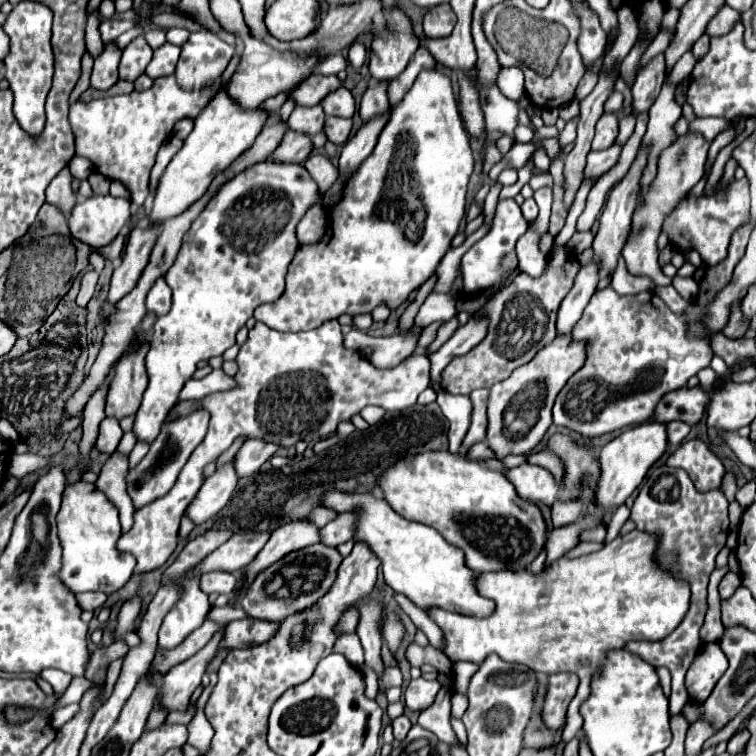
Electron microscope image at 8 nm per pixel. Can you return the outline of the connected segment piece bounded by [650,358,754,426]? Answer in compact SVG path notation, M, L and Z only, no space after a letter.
M744 358L744 360L736 362L734 366L728 368L728 376L718 376L716 384L708 390L704 390L698 384L694 388L680 388L680 390L668 392L656 406L656 412L650 416L650 422L666 424L670 420L684 420L688 426L696 426L700 422L700 418L704 416L708 404L712 402L714 392L720 390L724 384L728 384L732 374L736 374L748 366L754 366L752 358Z

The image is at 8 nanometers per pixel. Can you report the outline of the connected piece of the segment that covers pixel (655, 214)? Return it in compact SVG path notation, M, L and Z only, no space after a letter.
M686 132L680 136L670 148L666 148L658 160L658 176L648 194L644 196L644 206L634 212L632 218L632 232L628 236L628 242L622 250L622 256L626 260L626 268L632 276L646 276L658 286L658 248L656 238L660 236L662 222L668 212L674 210L678 200L686 196L686 192L692 190L692 186L698 184L698 180L704 174L704 164L708 158L710 142L704 140L700 134Z

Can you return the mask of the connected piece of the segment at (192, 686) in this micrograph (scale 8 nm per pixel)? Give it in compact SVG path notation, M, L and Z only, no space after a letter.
M226 624L220 628L220 632L216 632L216 636L212 636L212 642L208 642L196 656L180 662L164 676L162 702L168 710L184 710L188 706L192 692L200 686L208 664L216 656L220 640L224 638L224 630L226 630Z

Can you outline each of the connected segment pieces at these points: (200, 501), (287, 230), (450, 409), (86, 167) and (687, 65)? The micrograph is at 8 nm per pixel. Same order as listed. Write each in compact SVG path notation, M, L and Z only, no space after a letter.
M232 462L224 464L212 476L208 476L208 480L198 490L198 496L188 504L184 514L194 524L206 522L208 518L218 514L228 504L228 500L230 500L230 496L234 492L236 480L238 478L236 478L236 472L232 468Z
M264 160L228 180L194 220L184 236L174 266L166 274L166 282L172 288L172 308L166 316L160 316L152 328L146 354L148 388L144 390L142 406L136 412L132 428L138 442L152 444L152 440L156 440L164 418L178 402L180 388L190 380L196 364L200 360L222 356L224 350L236 344L236 332L248 322L256 306L274 302L284 294L284 278L298 248L294 232L296 224L316 200L318 186L302 164L272 164L270 160Z
M440 390L438 392L438 400L436 400L444 412L444 416L450 422L450 430L448 430L448 450L452 454L460 454L460 444L468 432L468 424L470 424L470 412L472 412L472 402L468 400L468 396L454 396L450 392Z
M74 156L74 158L70 160L68 168L70 168L70 172L72 172L72 176L74 176L74 178L82 180L82 178L88 178L88 176L90 176L90 172L92 172L92 162L90 162L88 158Z
M684 54L684 56L678 60L678 64L672 68L672 72L670 72L670 76L668 76L668 80L670 80L668 84L678 84L680 80L688 78L690 72L692 72L692 54Z

